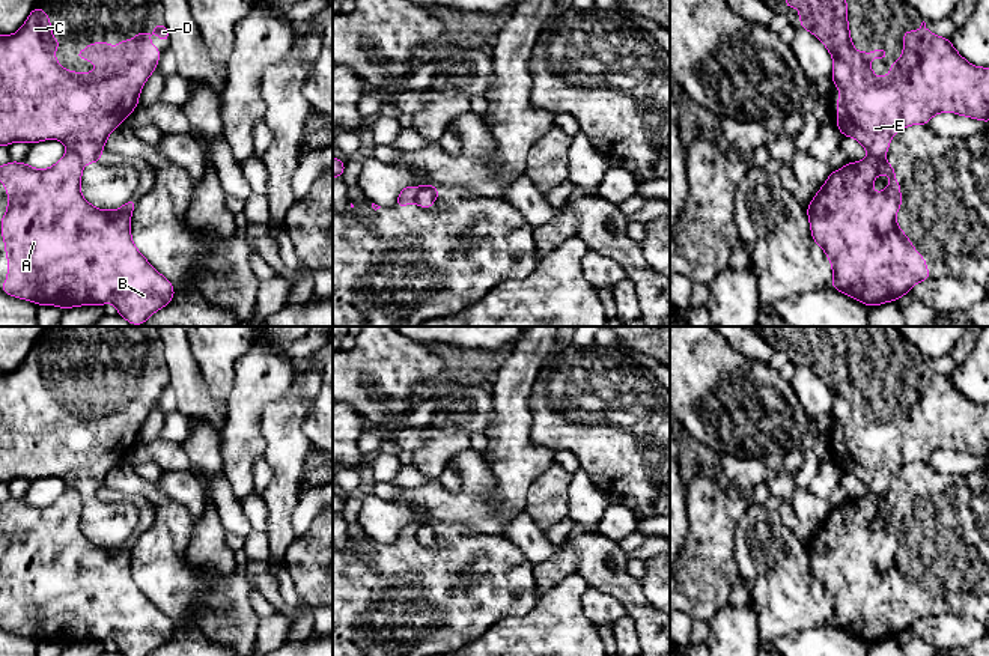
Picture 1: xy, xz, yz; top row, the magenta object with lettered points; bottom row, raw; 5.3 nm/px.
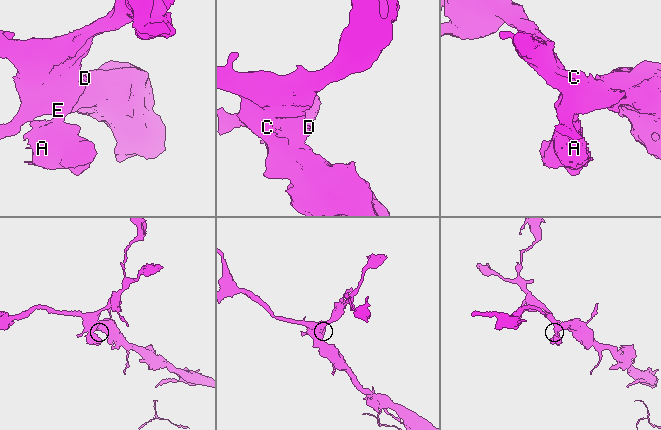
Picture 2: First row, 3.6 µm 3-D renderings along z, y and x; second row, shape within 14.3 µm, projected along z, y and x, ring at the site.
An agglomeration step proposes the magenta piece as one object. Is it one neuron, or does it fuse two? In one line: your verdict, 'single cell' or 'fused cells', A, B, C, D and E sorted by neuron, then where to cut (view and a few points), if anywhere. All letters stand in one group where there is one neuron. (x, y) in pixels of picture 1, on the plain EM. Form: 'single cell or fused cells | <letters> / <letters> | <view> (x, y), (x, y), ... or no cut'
fused cells | A B / C D E | xy (69, 486), (83, 500)

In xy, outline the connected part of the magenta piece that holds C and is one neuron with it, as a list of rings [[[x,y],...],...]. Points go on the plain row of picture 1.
[[[36,343],[17,370],[0,373],[0,483],[9,483],[14,478],[33,481],[56,475],[75,489],[83,501],[101,497],[110,469],[137,445],[140,427],[161,394],[160,387],[151,382],[149,372],[148,369],[137,370],[132,378],[120,378],[114,387],[105,378],[90,379],[86,387],[74,390],[74,394],[89,396],[102,405],[96,405],[90,411],[66,408],[54,394],[60,378],[51,373],[51,358],[47,355],[47,349]]]

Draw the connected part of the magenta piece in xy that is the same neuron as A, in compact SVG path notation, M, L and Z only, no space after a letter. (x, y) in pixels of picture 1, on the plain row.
M71 487L45 507L15 498L0 504L8 525L8 549L2 554L8 617L2 627L63 647L111 639L123 656L148 656L173 636L175 627L134 584L129 558L137 537L116 548L96 546L80 530L81 510L81 495Z

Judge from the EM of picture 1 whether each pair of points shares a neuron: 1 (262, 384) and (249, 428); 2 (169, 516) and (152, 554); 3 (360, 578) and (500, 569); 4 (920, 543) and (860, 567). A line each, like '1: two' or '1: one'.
1: one
2: one
3: one
4: one

